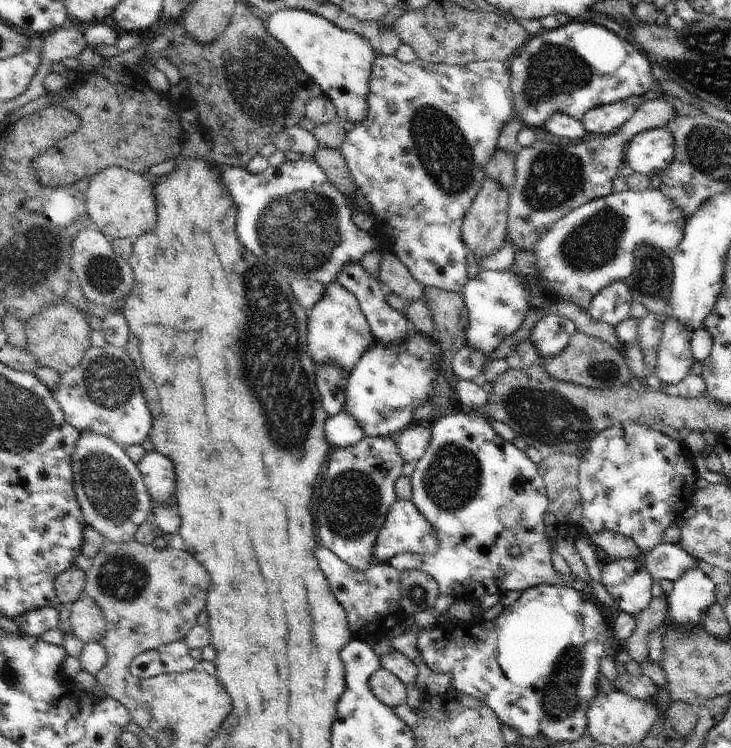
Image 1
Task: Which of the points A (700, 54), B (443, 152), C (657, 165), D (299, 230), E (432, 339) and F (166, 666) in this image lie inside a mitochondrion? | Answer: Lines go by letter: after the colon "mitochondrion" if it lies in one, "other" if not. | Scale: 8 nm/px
A: mitochondrion
B: mitochondrion
C: other
D: mitochondrion
E: other
F: other

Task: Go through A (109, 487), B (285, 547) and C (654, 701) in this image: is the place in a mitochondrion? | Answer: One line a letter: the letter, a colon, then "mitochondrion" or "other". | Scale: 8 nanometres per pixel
A: mitochondrion
B: other
C: other

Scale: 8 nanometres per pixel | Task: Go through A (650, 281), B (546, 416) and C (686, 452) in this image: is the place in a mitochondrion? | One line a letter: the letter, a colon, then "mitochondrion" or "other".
A: mitochondrion
B: mitochondrion
C: other

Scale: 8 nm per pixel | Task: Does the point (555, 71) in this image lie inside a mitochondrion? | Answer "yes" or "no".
yes

